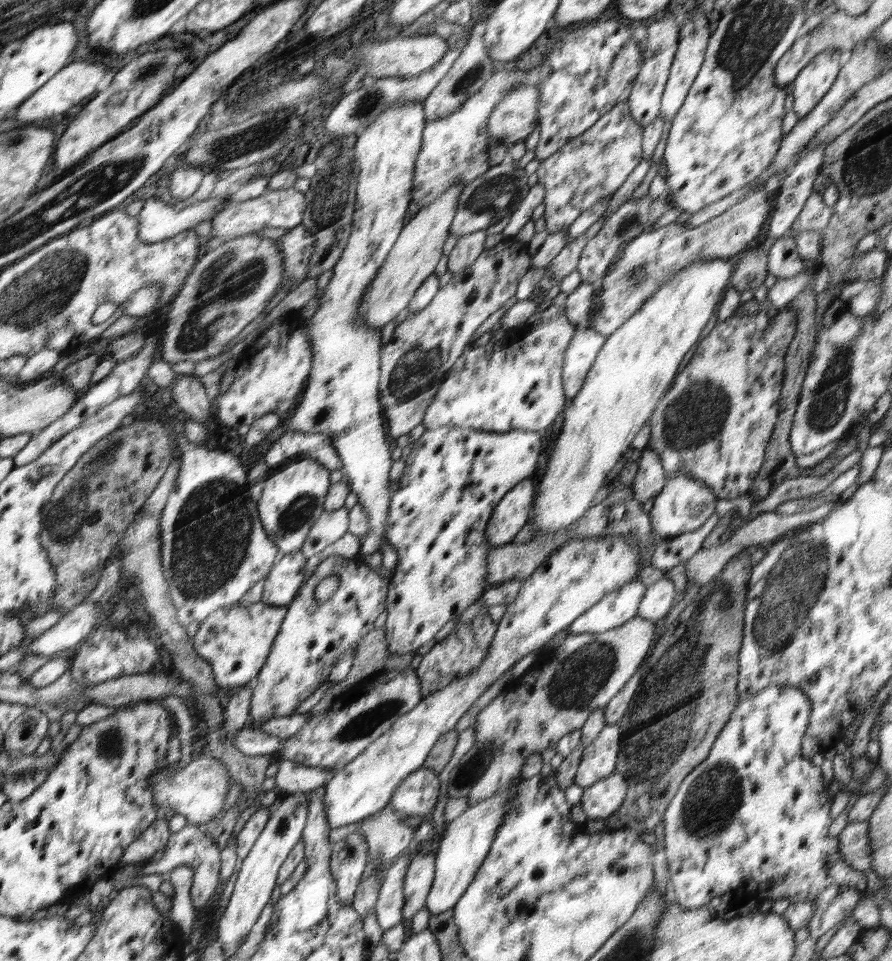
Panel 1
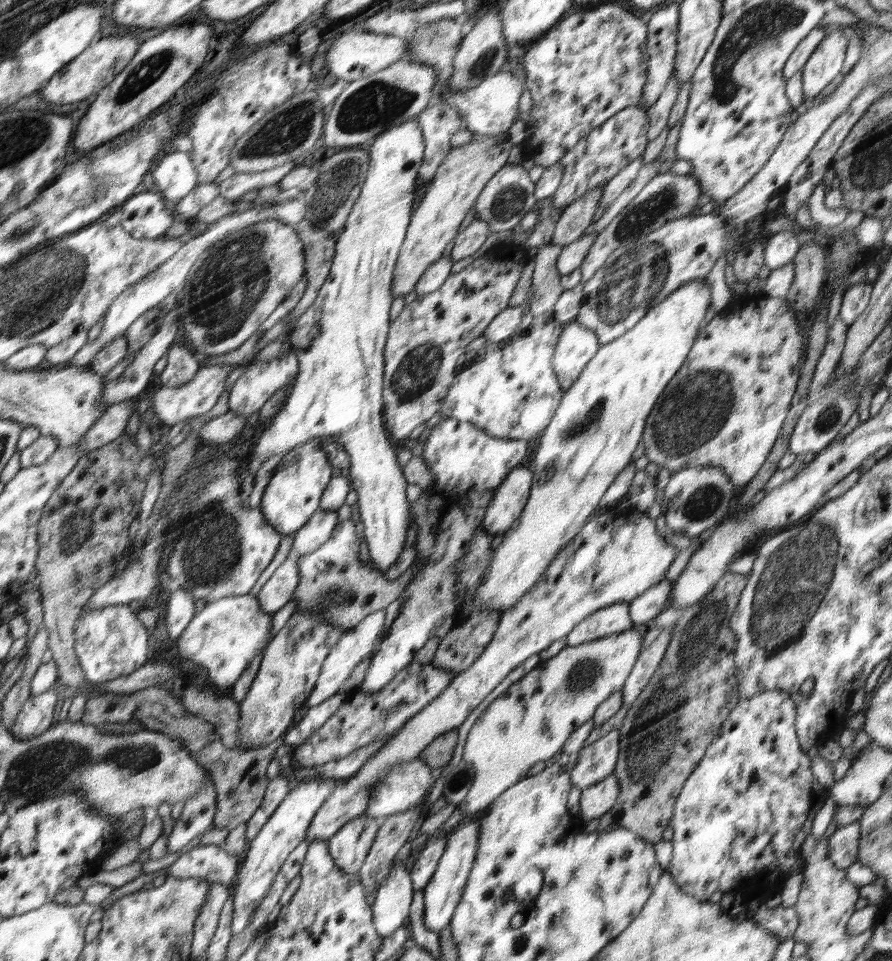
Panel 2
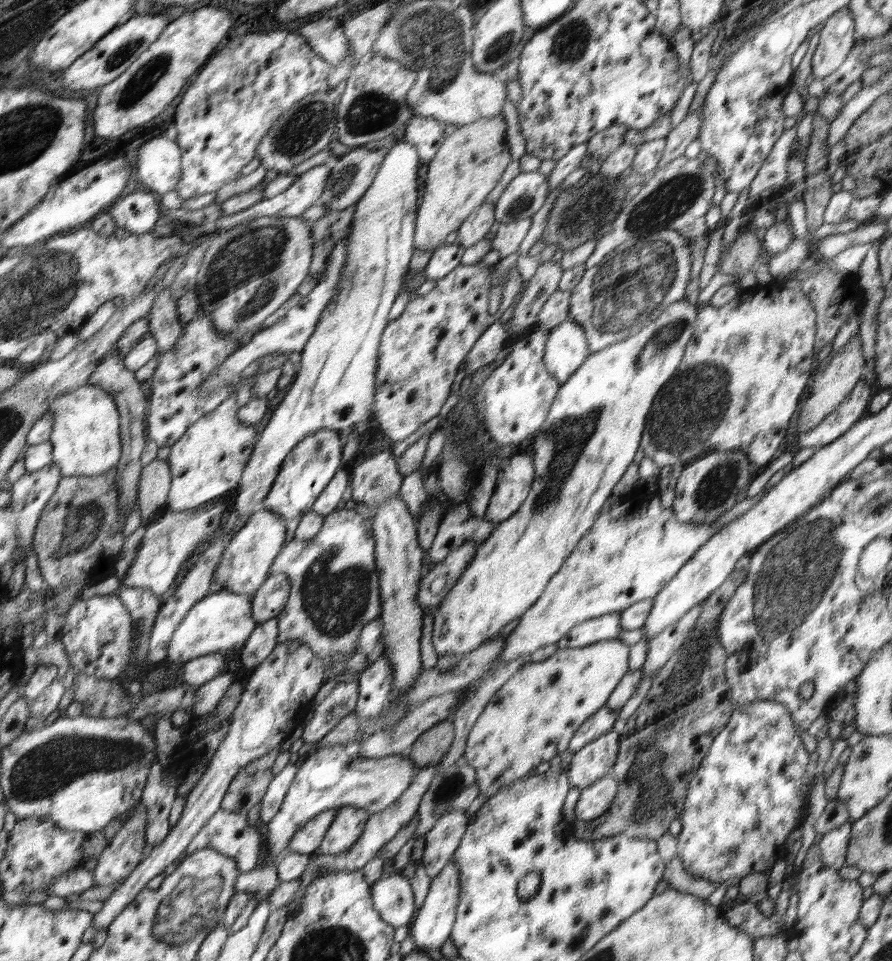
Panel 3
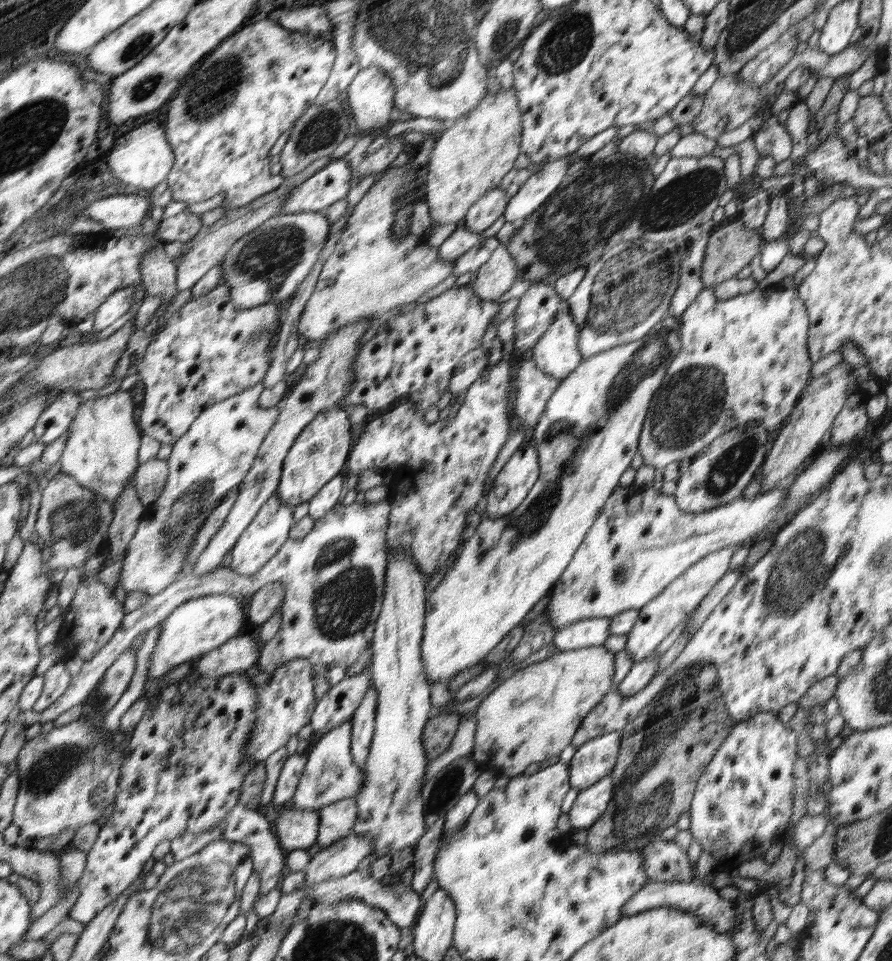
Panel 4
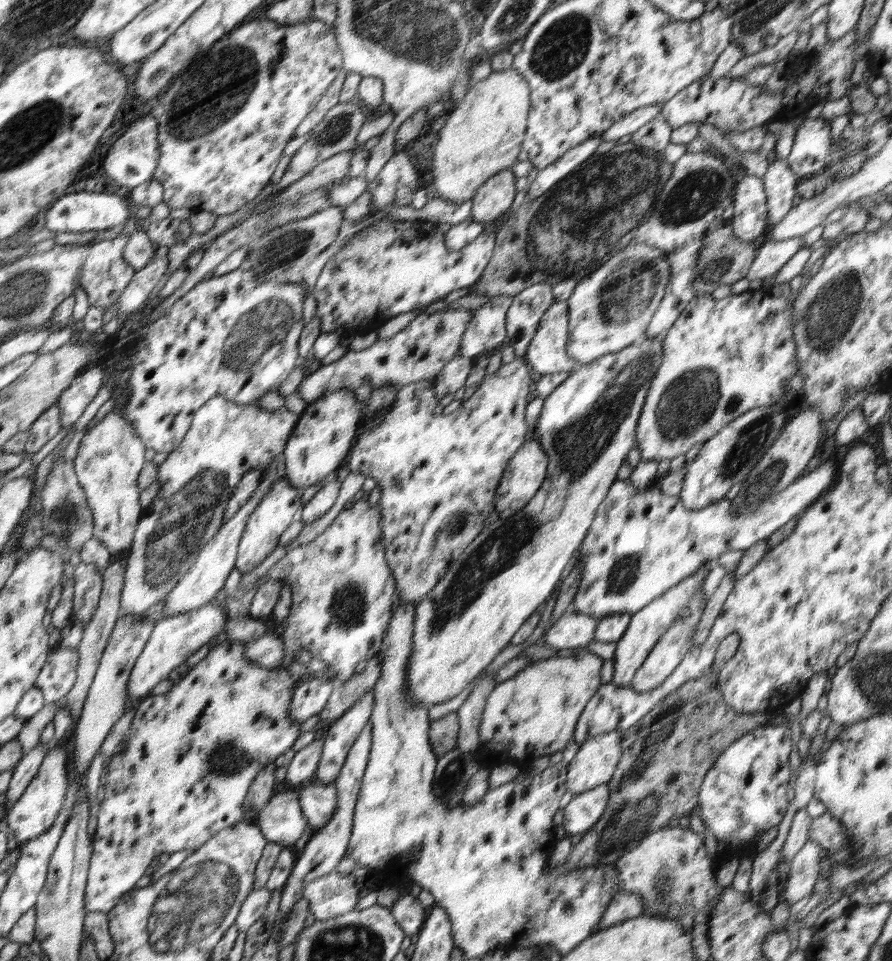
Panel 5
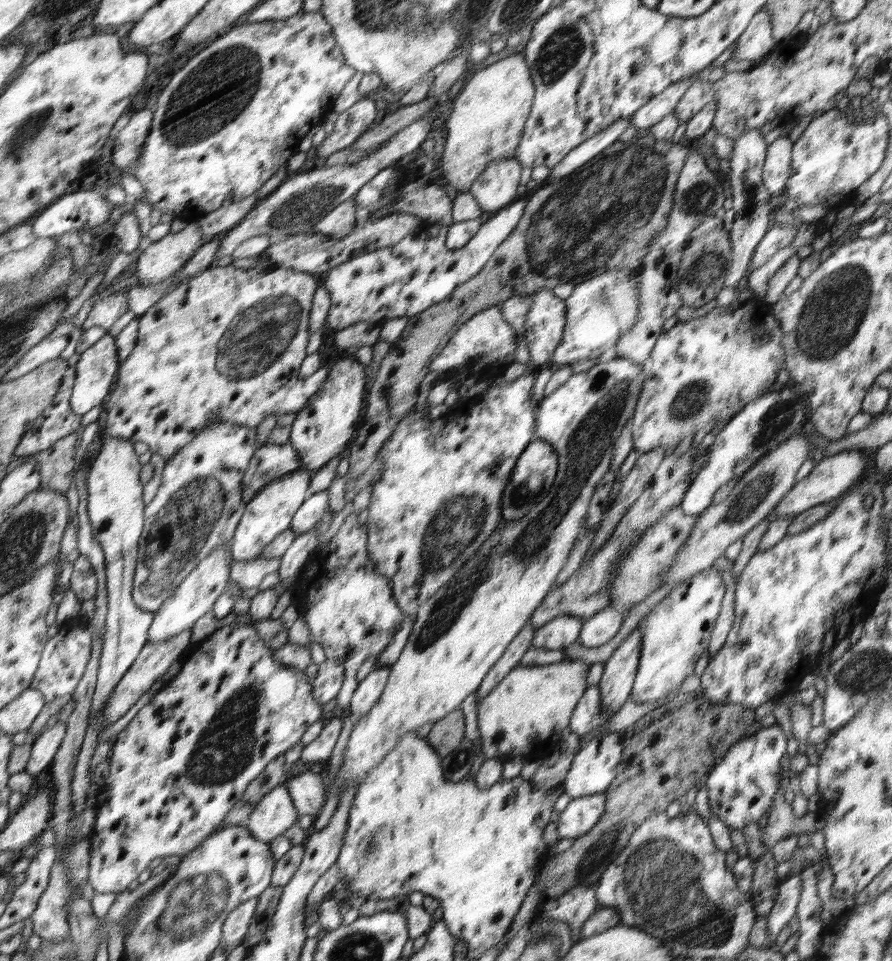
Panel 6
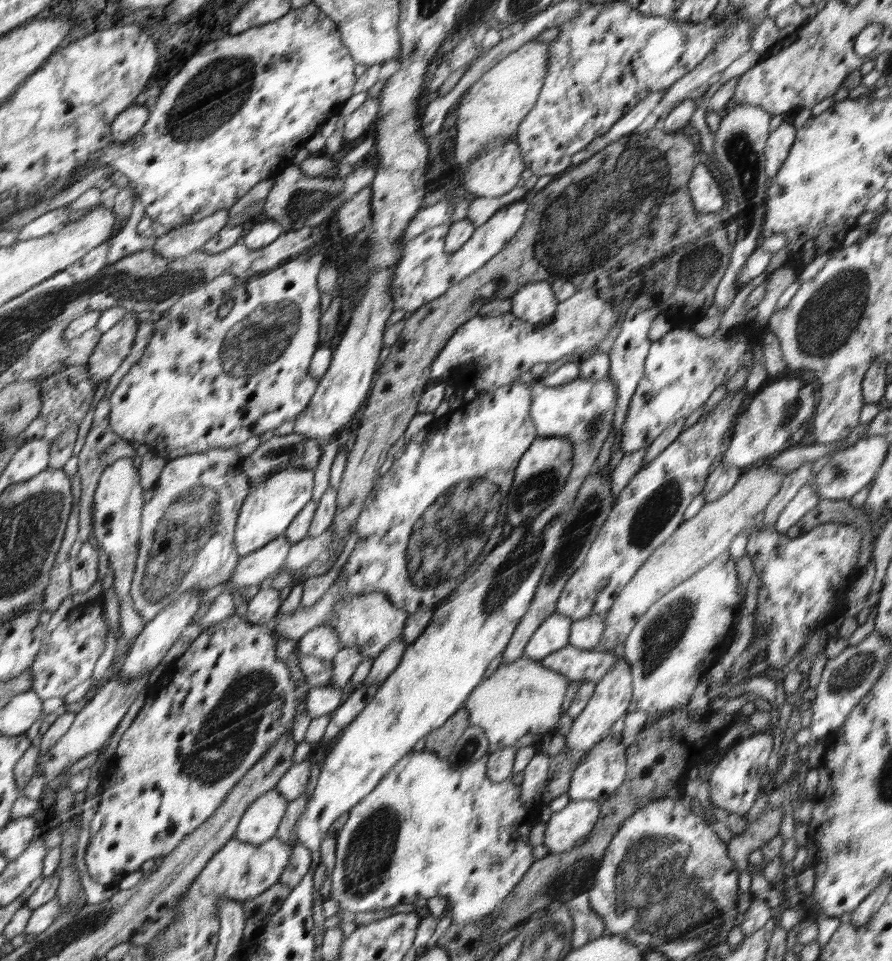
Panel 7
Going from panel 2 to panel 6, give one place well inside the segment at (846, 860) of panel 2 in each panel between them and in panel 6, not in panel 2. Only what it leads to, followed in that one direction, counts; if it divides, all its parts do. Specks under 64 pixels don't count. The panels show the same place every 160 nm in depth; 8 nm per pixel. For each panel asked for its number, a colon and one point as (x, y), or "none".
3: (833, 845)
4: (820, 854)
5: (804, 868)
6: (785, 906)

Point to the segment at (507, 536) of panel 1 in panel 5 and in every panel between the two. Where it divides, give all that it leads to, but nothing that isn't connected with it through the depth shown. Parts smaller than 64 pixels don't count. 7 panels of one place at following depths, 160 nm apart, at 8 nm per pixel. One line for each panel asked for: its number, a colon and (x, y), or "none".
2: (512, 498)
3: (515, 482)
4: (516, 479)
5: (530, 466)

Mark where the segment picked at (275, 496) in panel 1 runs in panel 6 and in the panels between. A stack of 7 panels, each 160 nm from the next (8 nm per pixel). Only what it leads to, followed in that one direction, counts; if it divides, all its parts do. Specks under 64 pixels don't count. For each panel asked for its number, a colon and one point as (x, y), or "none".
2: (292, 497)
3: (310, 467)
4: (321, 450)
5: (323, 437)
6: (321, 430)

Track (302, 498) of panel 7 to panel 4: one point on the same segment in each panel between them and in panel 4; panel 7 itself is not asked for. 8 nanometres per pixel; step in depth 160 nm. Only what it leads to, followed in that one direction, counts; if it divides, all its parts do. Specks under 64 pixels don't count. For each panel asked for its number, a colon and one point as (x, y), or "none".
4: (263, 538)
5: (276, 513)
6: (270, 512)

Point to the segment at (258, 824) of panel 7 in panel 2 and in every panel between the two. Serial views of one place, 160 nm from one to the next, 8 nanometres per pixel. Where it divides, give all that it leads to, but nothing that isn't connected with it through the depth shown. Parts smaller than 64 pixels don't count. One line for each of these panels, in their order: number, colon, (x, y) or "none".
2: (597, 568)
3: (307, 840)
4: (296, 829)
5: (282, 821)
6: (276, 813)

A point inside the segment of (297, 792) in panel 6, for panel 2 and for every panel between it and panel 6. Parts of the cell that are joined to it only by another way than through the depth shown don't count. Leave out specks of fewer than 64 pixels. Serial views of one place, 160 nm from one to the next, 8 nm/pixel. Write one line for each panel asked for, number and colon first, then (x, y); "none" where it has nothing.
2: (351, 844)
3: (351, 820)
4: (337, 819)
5: (318, 801)

